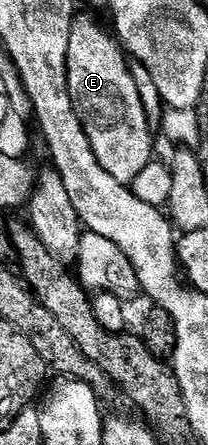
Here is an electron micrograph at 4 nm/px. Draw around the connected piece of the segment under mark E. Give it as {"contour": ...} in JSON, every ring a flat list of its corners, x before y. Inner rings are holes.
{"contour":[[76,16,67,52,69,99,73,99,73,107,81,119,81,127,85,127,85,135,89,135,89,143,93,143,97,163,101,163,117,183,130,186,153,161,153,128,147,122,145,107,129,68,128,54,108,30,107,33,93,18]]}

